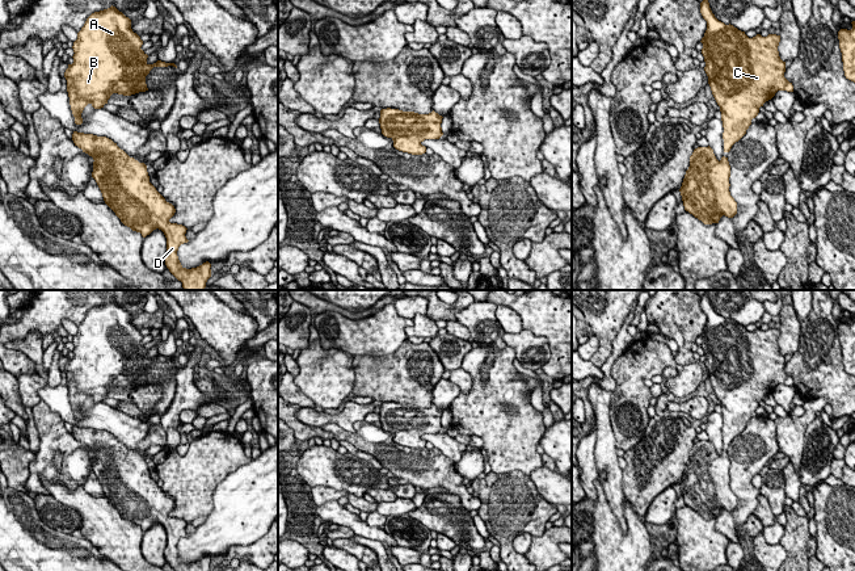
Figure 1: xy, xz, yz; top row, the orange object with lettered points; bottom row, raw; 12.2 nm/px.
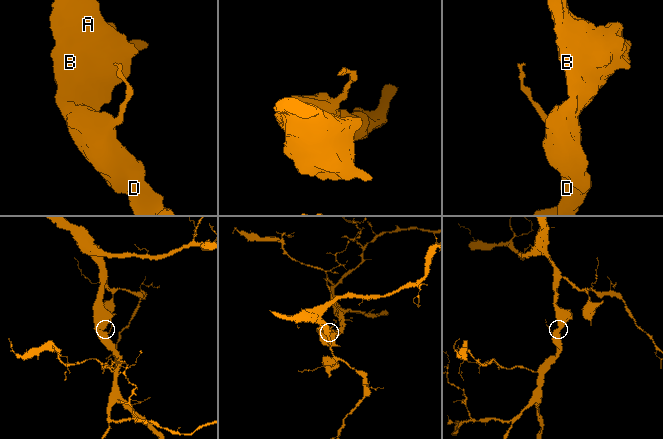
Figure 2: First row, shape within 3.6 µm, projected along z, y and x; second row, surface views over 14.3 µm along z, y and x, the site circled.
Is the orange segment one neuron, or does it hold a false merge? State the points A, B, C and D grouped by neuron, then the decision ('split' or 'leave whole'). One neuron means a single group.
A B C D; leave whole

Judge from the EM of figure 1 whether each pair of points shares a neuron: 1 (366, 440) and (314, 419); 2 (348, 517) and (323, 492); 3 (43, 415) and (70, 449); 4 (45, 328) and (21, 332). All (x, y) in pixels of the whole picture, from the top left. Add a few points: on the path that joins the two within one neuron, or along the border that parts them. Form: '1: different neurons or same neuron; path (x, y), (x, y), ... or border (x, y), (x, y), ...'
1: different neurons; border (356, 420), (353, 432), (332, 423), (321, 427)
2: different neurons; border (336, 500), (328, 500), (318, 506)
3: same neuron; path (47, 423), (62, 441)
4: same neuron; path (39, 324), (29, 324), (26, 327)

